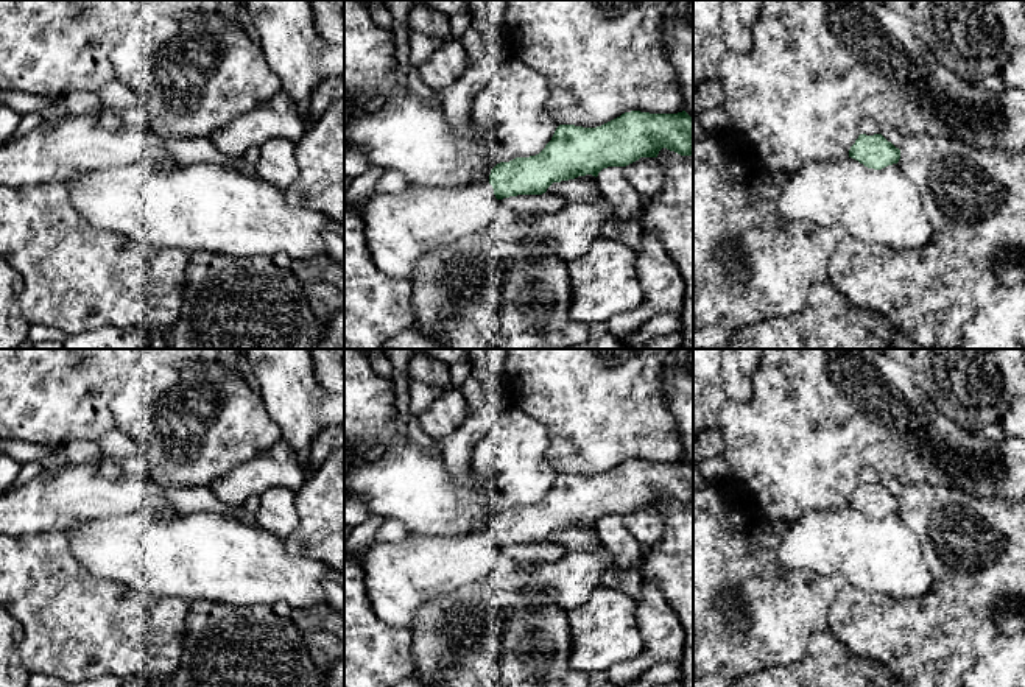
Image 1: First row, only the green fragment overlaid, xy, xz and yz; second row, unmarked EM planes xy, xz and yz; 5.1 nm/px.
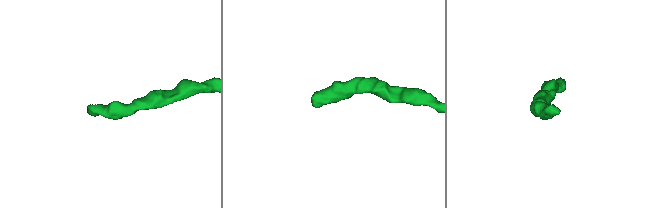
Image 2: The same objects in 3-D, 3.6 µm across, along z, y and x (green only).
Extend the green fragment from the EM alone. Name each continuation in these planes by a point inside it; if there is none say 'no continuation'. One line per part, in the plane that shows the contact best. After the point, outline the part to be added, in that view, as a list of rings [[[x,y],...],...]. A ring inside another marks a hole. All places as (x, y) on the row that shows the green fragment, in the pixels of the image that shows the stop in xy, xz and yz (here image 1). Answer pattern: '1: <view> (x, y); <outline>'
1: xz (399, 229); [[[489,182],[464,188],[431,187],[405,190],[397,195],[374,195],[363,206],[352,206],[363,220],[366,243],[375,265],[388,276],[411,282],[417,260],[438,248],[483,231],[497,215],[500,203]]]

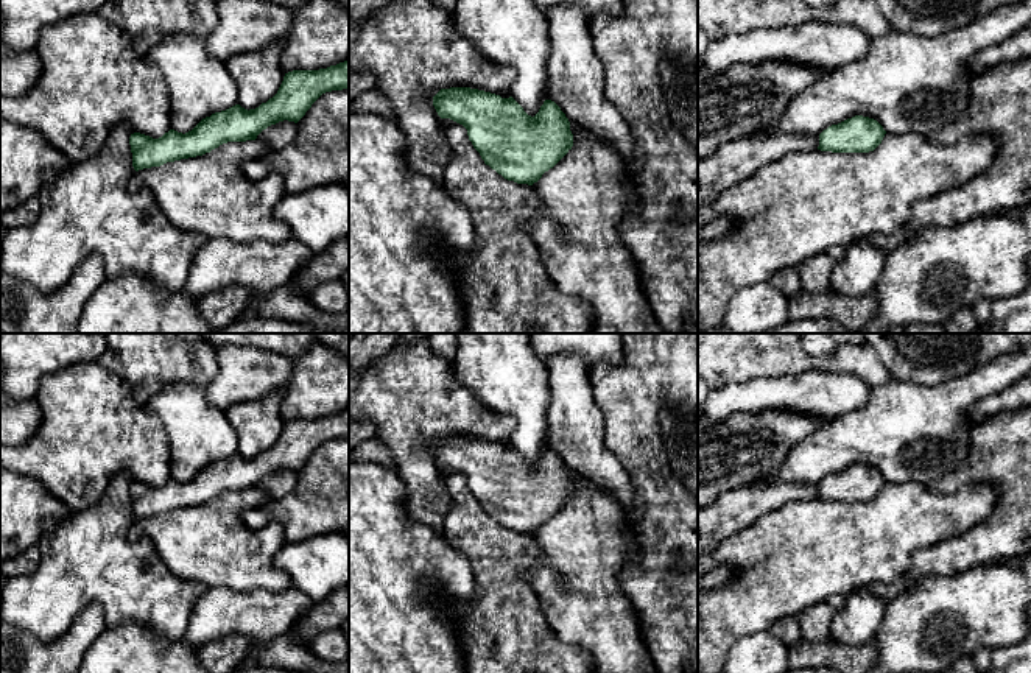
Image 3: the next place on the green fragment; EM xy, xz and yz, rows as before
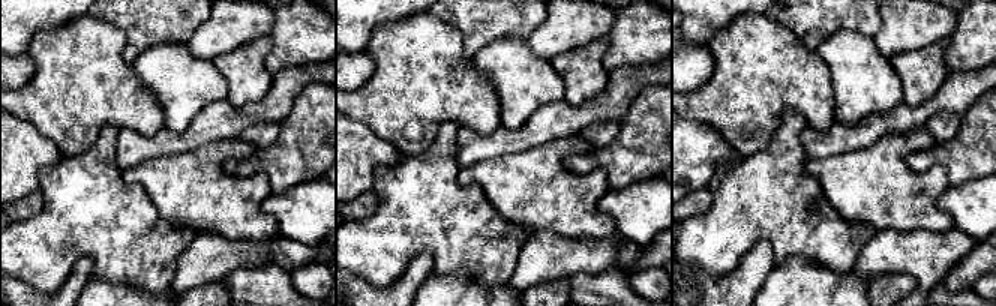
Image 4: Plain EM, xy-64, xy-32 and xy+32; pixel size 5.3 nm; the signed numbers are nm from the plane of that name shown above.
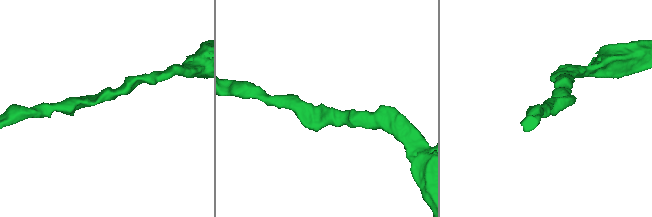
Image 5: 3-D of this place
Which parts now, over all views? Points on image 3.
no continuation

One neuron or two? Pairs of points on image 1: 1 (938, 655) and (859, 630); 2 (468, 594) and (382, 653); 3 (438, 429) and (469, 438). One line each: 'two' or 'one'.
1: one
2: two
3: two

